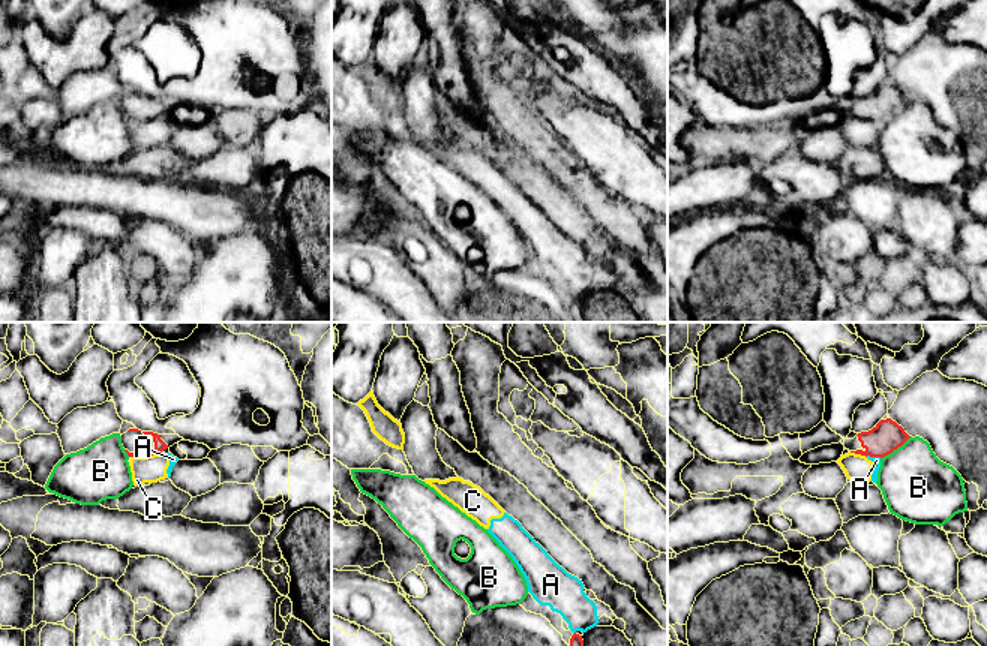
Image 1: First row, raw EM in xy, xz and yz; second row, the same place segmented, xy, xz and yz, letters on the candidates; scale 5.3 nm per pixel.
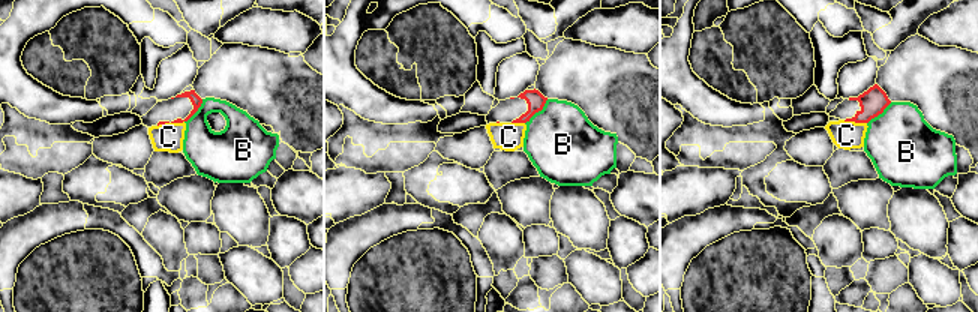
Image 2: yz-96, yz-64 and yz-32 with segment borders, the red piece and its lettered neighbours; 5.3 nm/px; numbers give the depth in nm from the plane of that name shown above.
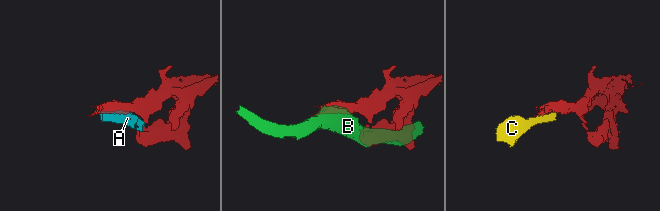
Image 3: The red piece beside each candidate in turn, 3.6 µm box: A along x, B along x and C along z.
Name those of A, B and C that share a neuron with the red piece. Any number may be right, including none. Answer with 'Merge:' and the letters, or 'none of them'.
Merge: none of them

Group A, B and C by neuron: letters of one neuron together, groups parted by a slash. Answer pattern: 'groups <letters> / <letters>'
groups A C / B

